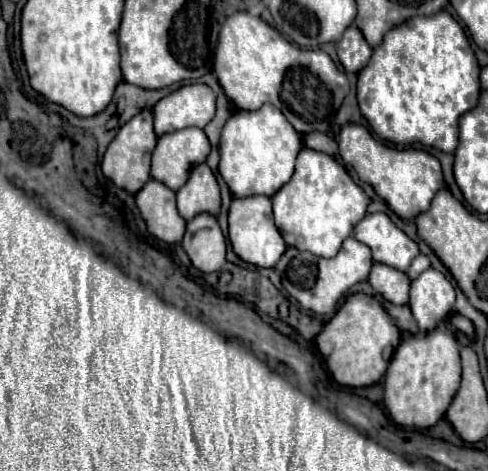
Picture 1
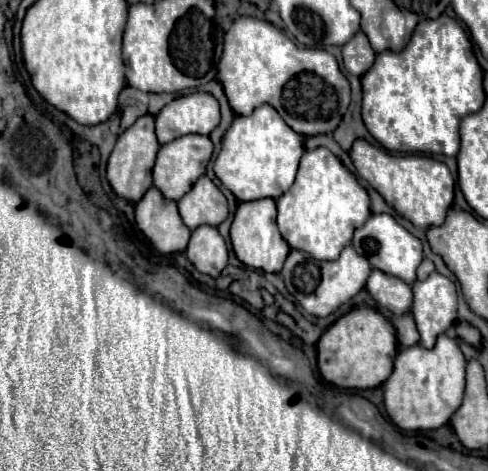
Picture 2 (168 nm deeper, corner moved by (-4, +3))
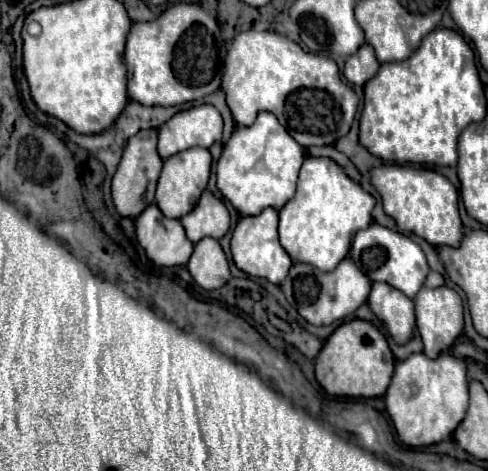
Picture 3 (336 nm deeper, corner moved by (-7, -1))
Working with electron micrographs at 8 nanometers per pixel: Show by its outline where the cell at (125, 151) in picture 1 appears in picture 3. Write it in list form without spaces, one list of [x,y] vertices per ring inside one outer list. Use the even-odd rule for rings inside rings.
[[[140,131],[132,139],[128,139],[122,161],[112,179],[112,201],[114,201],[118,215],[122,215],[122,217],[136,219],[150,203],[154,203],[156,181],[162,171],[162,159],[156,151],[156,141],[158,141],[156,131]]]

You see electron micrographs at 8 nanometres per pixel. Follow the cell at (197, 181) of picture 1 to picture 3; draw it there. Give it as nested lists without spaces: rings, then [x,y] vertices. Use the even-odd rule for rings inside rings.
[[[206,191],[200,203],[188,215],[184,215],[180,223],[186,229],[186,237],[192,243],[198,243],[204,237],[222,239],[230,229],[230,215],[226,205],[210,191]]]

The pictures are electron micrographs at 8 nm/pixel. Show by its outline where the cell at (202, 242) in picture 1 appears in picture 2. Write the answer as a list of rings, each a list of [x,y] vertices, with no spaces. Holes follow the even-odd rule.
[[[201,225],[193,229],[191,241],[187,245],[187,257],[201,273],[217,277],[227,265],[227,255],[227,243],[219,235],[217,227]]]

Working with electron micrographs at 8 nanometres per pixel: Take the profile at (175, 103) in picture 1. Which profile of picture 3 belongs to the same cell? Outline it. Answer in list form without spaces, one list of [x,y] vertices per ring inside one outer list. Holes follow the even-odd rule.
[[[200,105],[200,107],[192,107],[188,111],[180,111],[168,123],[164,123],[164,127],[158,129],[158,155],[162,159],[168,159],[190,147],[208,149],[216,141],[222,141],[222,115],[218,113],[218,109],[214,105]]]

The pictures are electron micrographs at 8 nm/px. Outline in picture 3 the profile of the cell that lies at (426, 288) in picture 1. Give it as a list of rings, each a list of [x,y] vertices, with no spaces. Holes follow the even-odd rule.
[[[422,287],[422,291],[416,295],[414,307],[416,307],[416,328],[424,343],[424,353],[430,359],[436,359],[442,351],[448,351],[464,331],[462,299],[450,287],[438,287],[438,289]]]

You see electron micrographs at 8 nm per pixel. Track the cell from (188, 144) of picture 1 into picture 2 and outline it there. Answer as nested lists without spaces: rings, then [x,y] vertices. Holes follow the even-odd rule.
[[[183,135],[181,139],[173,139],[165,145],[161,145],[157,153],[157,163],[153,169],[153,183],[155,187],[167,197],[167,199],[181,199],[189,187],[205,173],[205,167],[213,155],[213,143],[207,135]]]

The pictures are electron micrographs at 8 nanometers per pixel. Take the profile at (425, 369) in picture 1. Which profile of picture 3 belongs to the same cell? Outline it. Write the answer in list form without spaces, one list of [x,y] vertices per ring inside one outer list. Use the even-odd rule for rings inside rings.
[[[414,353],[408,359],[396,363],[396,371],[384,401],[398,439],[404,445],[428,447],[450,439],[468,409],[466,363],[456,359],[452,353],[440,355],[440,359],[428,359],[424,353]]]

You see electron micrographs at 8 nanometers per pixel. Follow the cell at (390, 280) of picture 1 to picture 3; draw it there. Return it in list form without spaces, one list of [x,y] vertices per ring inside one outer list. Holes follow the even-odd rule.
[[[374,283],[368,297],[368,305],[398,345],[410,341],[414,333],[412,299],[400,295],[400,291],[388,287],[388,283]]]

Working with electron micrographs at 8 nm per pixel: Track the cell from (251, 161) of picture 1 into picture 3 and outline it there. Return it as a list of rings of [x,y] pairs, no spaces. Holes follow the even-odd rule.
[[[262,111],[252,127],[238,127],[224,145],[216,167],[218,189],[240,215],[258,215],[262,209],[282,209],[296,191],[304,149],[280,127],[272,113]]]

